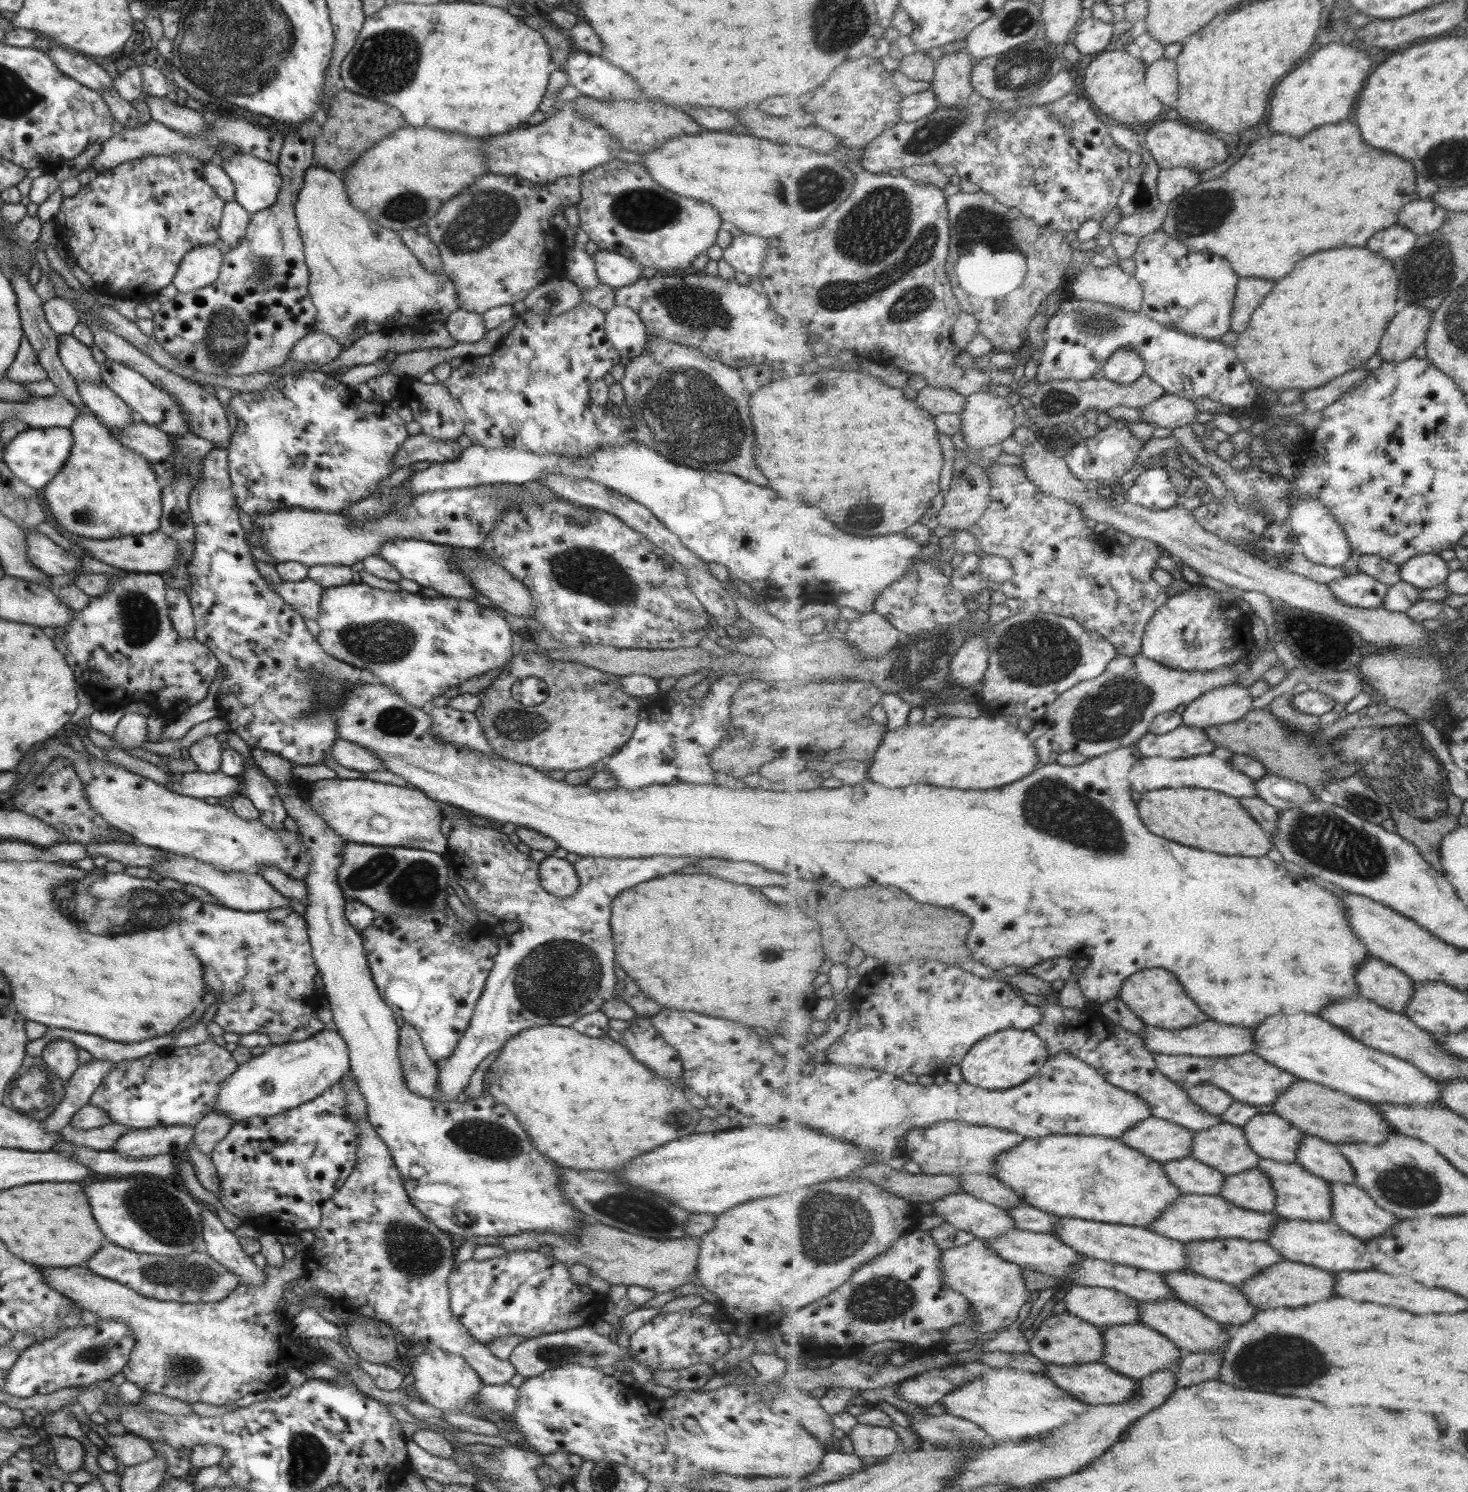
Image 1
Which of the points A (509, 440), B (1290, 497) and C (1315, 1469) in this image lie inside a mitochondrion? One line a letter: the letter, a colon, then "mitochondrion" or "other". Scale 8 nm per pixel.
A: other
B: other
C: other

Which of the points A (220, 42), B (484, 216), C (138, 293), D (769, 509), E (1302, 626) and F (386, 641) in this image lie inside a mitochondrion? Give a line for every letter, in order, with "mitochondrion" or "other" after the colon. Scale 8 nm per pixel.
A: mitochondrion
B: mitochondrion
C: other
D: other
E: mitochondrion
F: mitochondrion

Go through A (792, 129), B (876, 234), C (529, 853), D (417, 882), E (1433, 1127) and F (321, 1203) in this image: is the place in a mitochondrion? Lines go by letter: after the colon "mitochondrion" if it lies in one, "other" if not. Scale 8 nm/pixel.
A: other
B: mitochondrion
C: other
D: mitochondrion
E: other
F: other

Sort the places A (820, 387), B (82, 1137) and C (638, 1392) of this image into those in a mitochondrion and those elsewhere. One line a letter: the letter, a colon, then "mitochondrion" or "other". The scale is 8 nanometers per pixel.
A: other
B: other
C: other

